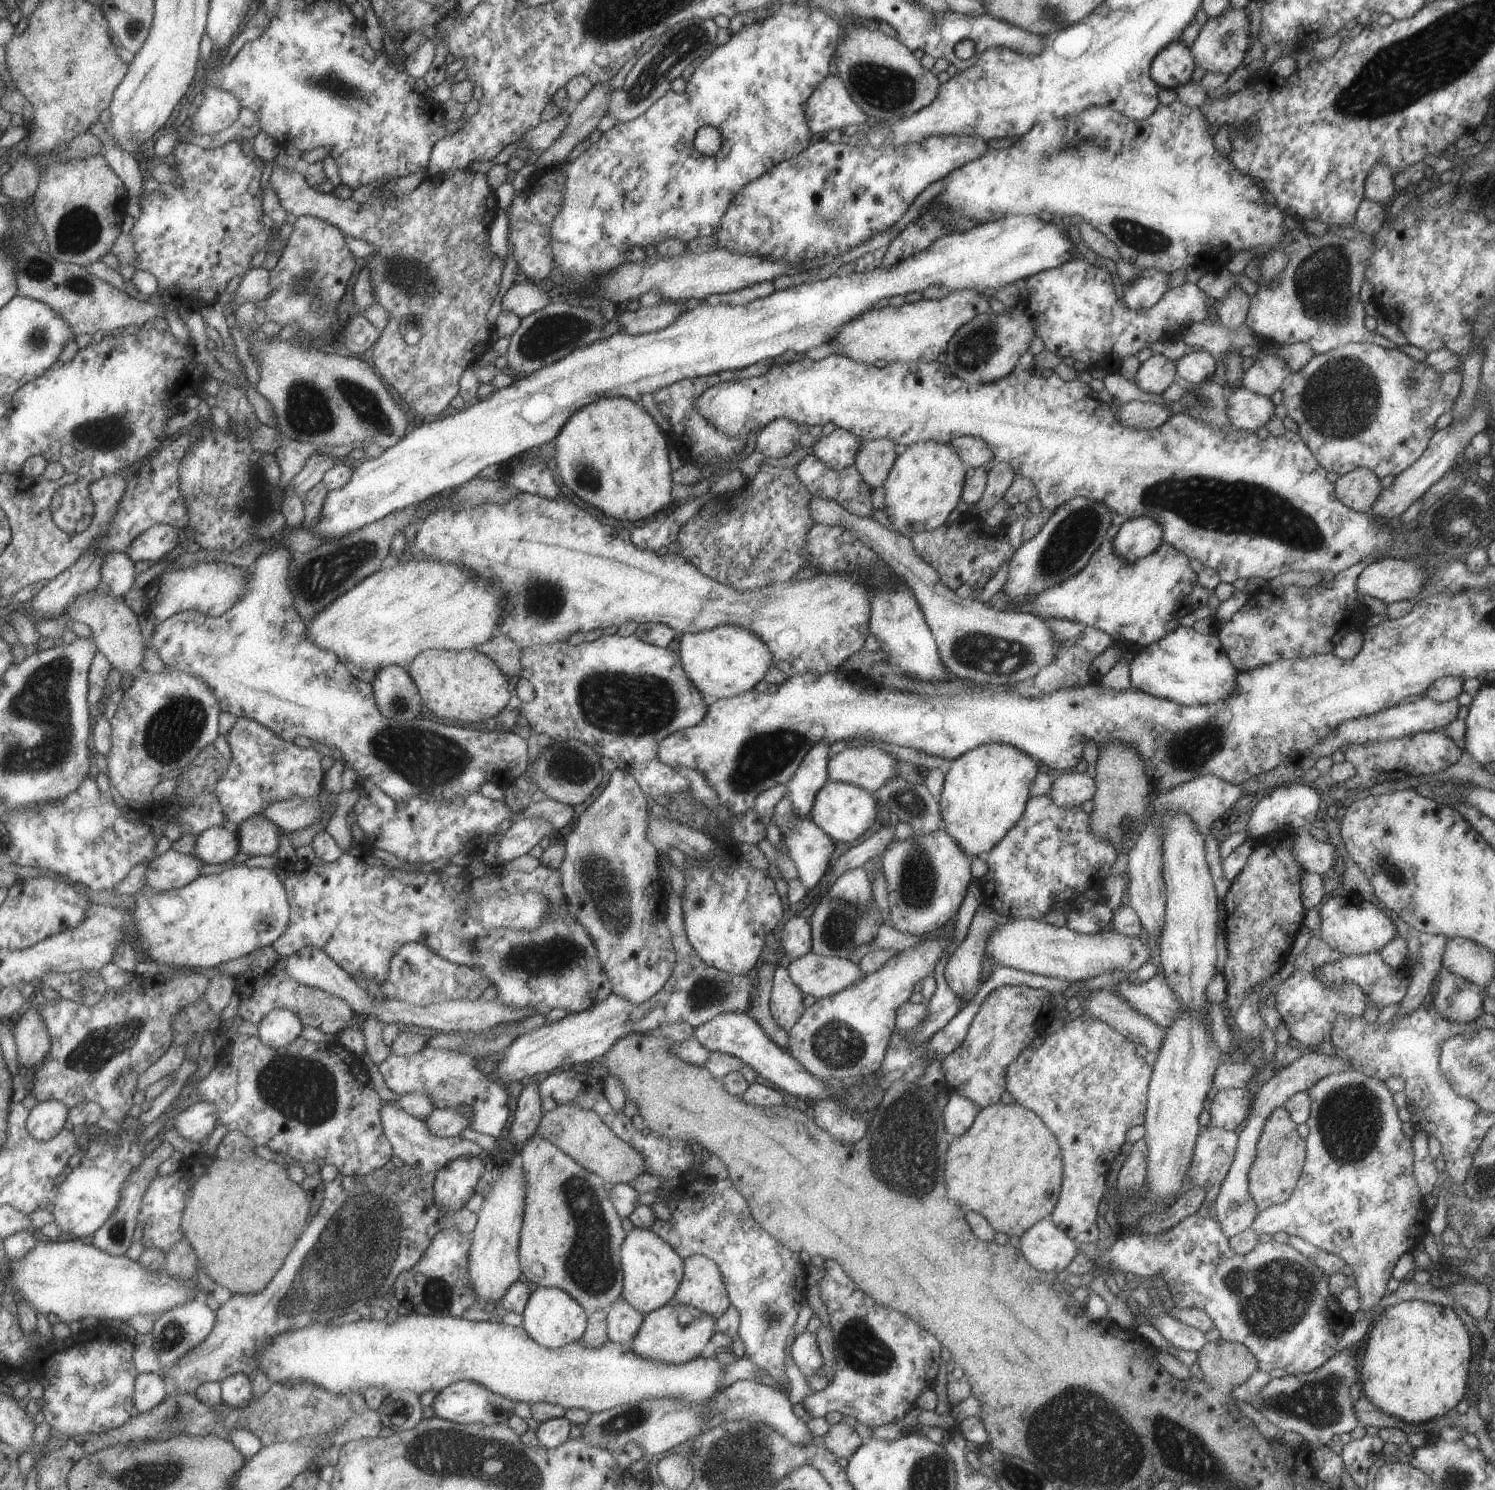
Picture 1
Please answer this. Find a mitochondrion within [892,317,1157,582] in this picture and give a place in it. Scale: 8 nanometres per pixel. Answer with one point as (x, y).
(1075, 533)

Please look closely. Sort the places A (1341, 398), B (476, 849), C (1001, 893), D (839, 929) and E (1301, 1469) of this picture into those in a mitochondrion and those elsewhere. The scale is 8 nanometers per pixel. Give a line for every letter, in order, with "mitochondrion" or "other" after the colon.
A: mitochondrion
B: other
C: other
D: mitochondrion
E: other

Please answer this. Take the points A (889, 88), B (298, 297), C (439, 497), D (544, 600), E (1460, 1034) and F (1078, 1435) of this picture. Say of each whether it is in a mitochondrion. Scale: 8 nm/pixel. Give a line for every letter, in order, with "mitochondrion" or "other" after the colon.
A: mitochondrion
B: mitochondrion
C: other
D: mitochondrion
E: other
F: mitochondrion

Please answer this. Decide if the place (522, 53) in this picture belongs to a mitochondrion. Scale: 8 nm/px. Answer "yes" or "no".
no

